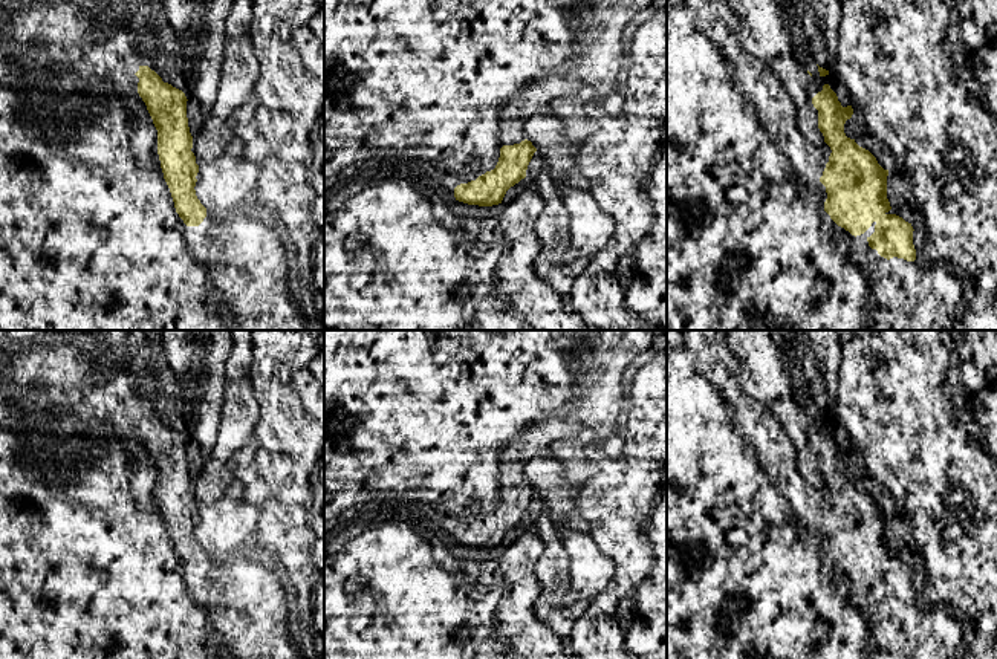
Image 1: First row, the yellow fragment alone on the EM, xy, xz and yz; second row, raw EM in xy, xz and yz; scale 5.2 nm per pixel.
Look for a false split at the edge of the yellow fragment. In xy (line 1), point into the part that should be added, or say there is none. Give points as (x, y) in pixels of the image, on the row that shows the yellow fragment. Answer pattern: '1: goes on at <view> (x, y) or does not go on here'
1: does not go on here

